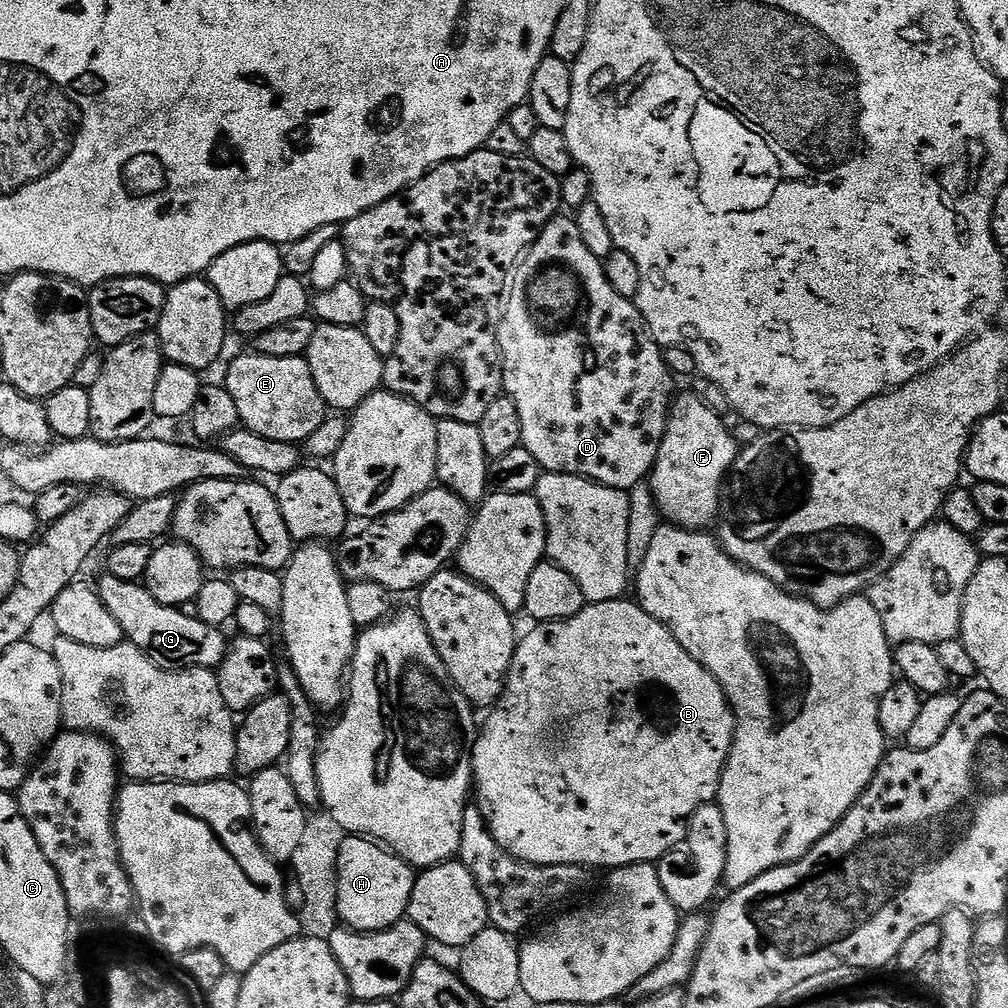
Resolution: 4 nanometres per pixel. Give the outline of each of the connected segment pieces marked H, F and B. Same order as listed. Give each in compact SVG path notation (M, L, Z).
M345 835L336 863L336 914L339 923L361 934L393 928L407 917L416 877L411 864L377 841Z
M700 408L680 412L677 416L675 413L669 419L650 477L650 487L661 517L678 528L693 530L707 529L707 524L717 519L722 508L720 487L723 484L725 487L726 477L738 455L738 443L719 420L720 416L715 411Z
M628 598L611 600L610 602L600 602L598 604L585 603L584 608L578 614L574 614L574 618L566 618L565 620L554 620L551 622L540 622L535 625L533 632L528 632L519 637L516 645L516 653L510 662L510 670L508 676L504 680L504 692L500 695L498 703L487 713L488 716L484 720L484 729L480 732L476 744L471 745L470 755L472 758L472 779L474 781L474 796L478 801L478 807L484 824L488 827L489 834L492 835L494 842L503 850L509 852L516 860L521 860L524 864L537 864L538 866L571 866L573 870L581 870L580 868L604 868L603 870L615 870L625 868L631 864L650 864L658 862L667 852L673 852L675 848L680 847L684 842L684 836L688 833L687 820L692 817L694 810L698 810L704 804L711 804L717 799L720 790L720 775L724 772L724 763L728 761L730 754L730 746L732 745L732 734L736 728L736 720L732 717L732 711L728 705L728 699L724 697L724 692L718 686L716 681L709 672L703 668L698 662L694 662L694 658L690 658L690 654L686 654L686 650L682 650L682 646L674 638L674 634L670 634L670 630L662 622L658 622L650 614L646 614L646 610L641 608L639 603L628 601Z

